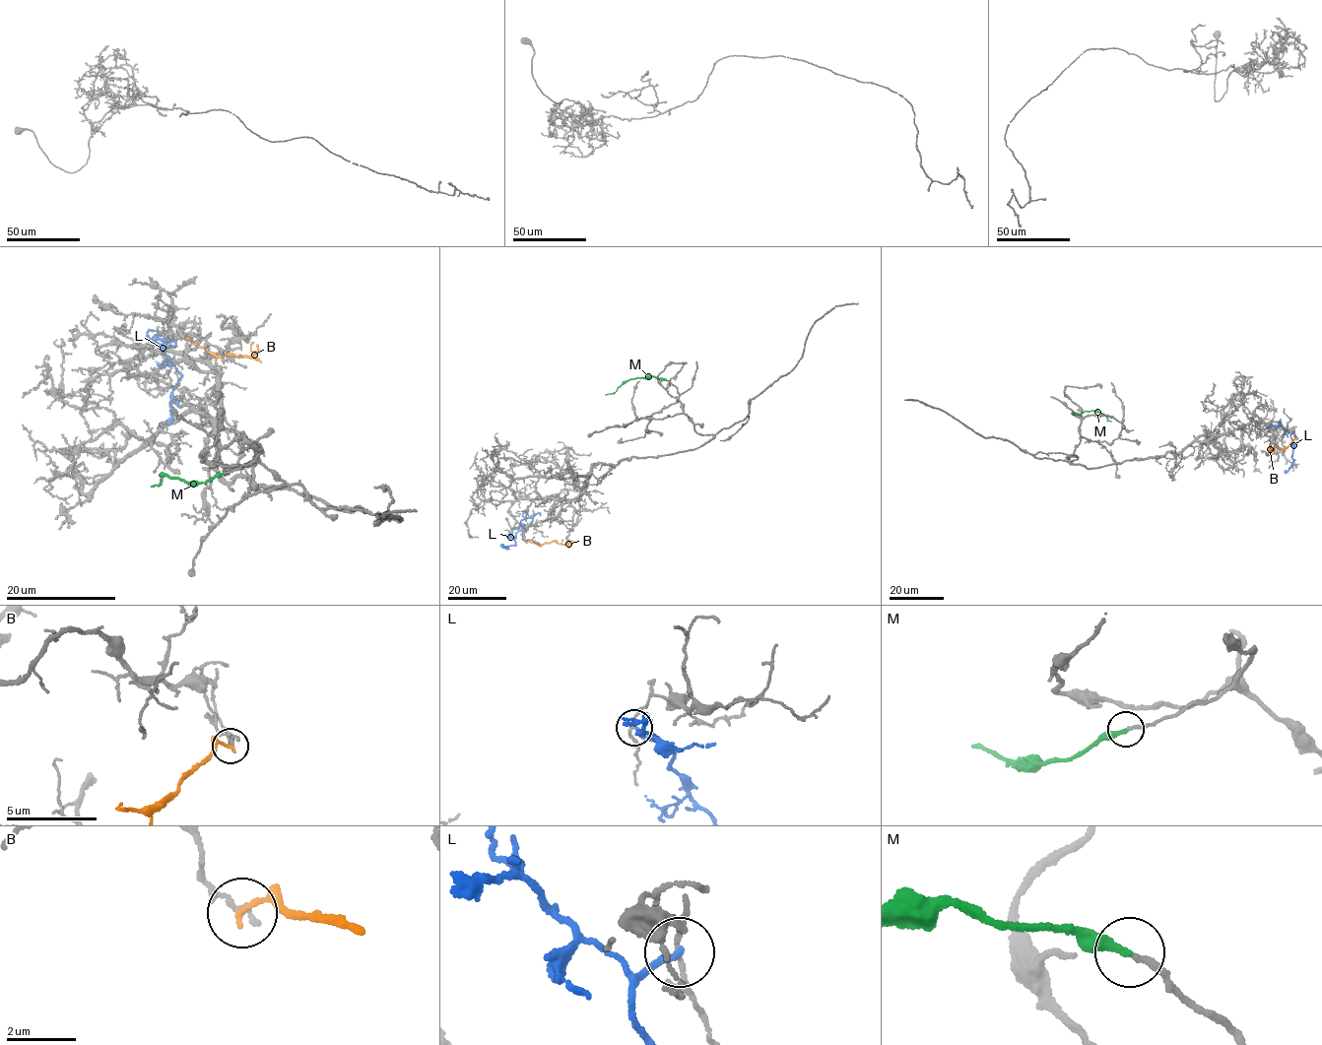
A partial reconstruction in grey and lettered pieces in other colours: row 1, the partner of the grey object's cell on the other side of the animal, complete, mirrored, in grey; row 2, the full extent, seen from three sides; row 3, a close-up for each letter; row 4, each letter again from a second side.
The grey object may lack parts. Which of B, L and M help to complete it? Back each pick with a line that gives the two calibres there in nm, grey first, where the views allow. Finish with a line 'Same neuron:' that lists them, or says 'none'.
M: 190/280 nm
Same neuron: M

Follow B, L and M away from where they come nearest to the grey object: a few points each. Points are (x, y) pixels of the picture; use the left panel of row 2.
B: (186, 338), (217, 357), (230, 354), (248, 358), (256, 354), (256, 345)
L: (153, 342), (165, 350), (164, 354), (180, 375), (171, 391), (168, 424)
M: (224, 473), (203, 483), (191, 483), (164, 473), (162, 482), (151, 487)

